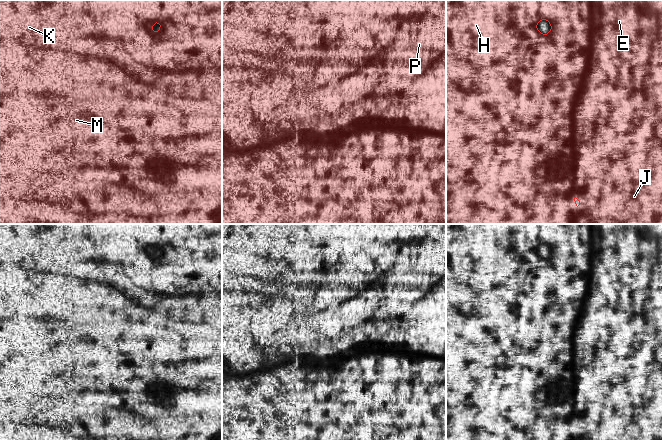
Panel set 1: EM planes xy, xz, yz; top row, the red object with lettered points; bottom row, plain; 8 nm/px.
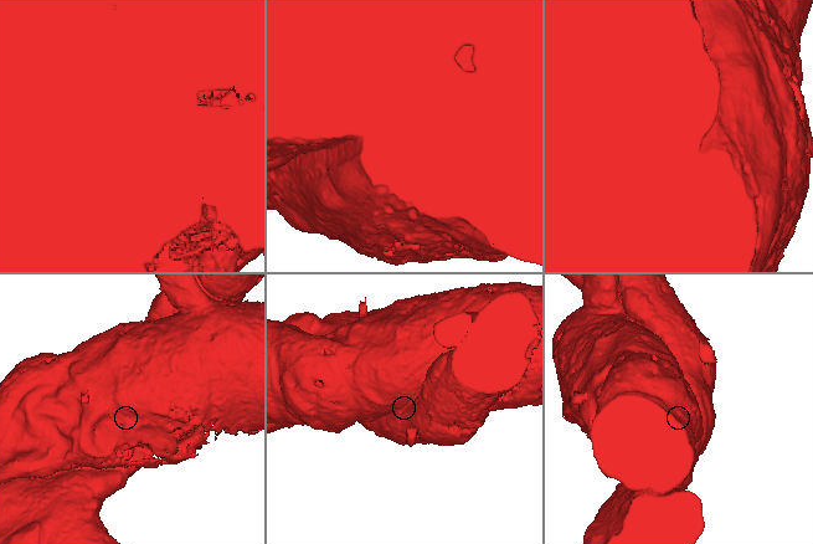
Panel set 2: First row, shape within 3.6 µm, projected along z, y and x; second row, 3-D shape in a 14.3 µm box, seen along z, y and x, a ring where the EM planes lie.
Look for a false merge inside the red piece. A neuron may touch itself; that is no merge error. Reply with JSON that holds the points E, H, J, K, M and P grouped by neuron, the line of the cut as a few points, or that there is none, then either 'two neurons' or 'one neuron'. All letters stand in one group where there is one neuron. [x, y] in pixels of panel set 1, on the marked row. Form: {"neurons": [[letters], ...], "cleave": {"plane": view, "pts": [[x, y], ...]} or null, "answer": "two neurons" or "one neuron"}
{"neurons": [["E", "J"], ["H", "K", "M", "P"]], "cleave": {"plane": "xz", "pts": [[445, 134], [222, 147]]}, "answer": "two neurons"}

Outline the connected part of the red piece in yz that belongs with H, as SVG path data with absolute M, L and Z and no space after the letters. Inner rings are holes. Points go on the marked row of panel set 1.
M446 0L446 224L571 224L575 217L577 204L575 201L575 172L576 153L574 145L560 145L551 148L551 133L556 124L566 120L572 121L574 100L582 86L583 75L588 67L589 51L591 45L591 0ZM540 21L549 22L551 29L547 34L541 33L537 25ZM529 129L538 142L534 154L541 157L531 158L525 156L525 131Z

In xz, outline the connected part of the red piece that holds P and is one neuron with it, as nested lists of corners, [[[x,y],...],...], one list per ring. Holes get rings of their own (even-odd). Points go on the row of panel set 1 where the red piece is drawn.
[[[222,0],[222,147],[223,147],[223,148],[224,148],[224,149],[227,149],[227,150],[235,150],[235,151],[241,151],[241,152],[242,152],[242,151],[247,151],[247,150],[251,150],[251,149],[257,149],[257,148],[266,148],[266,147],[269,147],[269,146],[272,146],[272,145],[274,145],[274,144],[276,144],[276,143],[279,143],[279,142],[283,142],[283,141],[286,141],[286,140],[289,140],[289,139],[297,139],[297,140],[300,140],[300,141],[307,141],[307,142],[311,142],[311,143],[316,143],[316,144],[320,144],[320,143],[324,143],[324,142],[325,142],[325,141],[326,141],[326,140],[327,140],[327,139],[330,139],[330,138],[333,138],[333,137],[334,137],[334,136],[336,136],[336,135],[338,135],[338,134],[348,134],[348,133],[351,133],[351,132],[356,132],[356,131],[360,131],[360,130],[371,130],[371,129],[374,129],[374,128],[376,128],[376,127],[377,127],[377,118],[376,118],[376,117],[371,117],[371,116],[370,116],[370,115],[369,115],[369,114],[370,114],[370,113],[371,113],[371,112],[373,112],[373,111],[376,111],[376,110],[377,110],[377,107],[378,107],[378,106],[379,106],[379,107],[380,107],[380,108],[381,108],[381,128],[384,128],[384,129],[385,129],[385,128],[389,128],[389,129],[392,129],[392,130],[403,130],[403,131],[412,131],[412,130],[413,130],[413,129],[414,129],[414,128],[415,128],[415,129],[416,129],[416,130],[417,130],[417,131],[422,131],[422,132],[428,132],[428,133],[435,133],[435,134],[441,134],[441,135],[446,135],[446,0]],[[373,79],[381,79],[381,80],[383,80],[383,81],[384,81],[384,86],[383,86],[383,88],[382,88],[382,90],[381,90],[381,91],[380,91],[380,90],[379,90],[379,88],[378,88],[378,87],[374,87],[374,86],[373,86],[373,85],[372,85],[372,80],[373,80]]]

